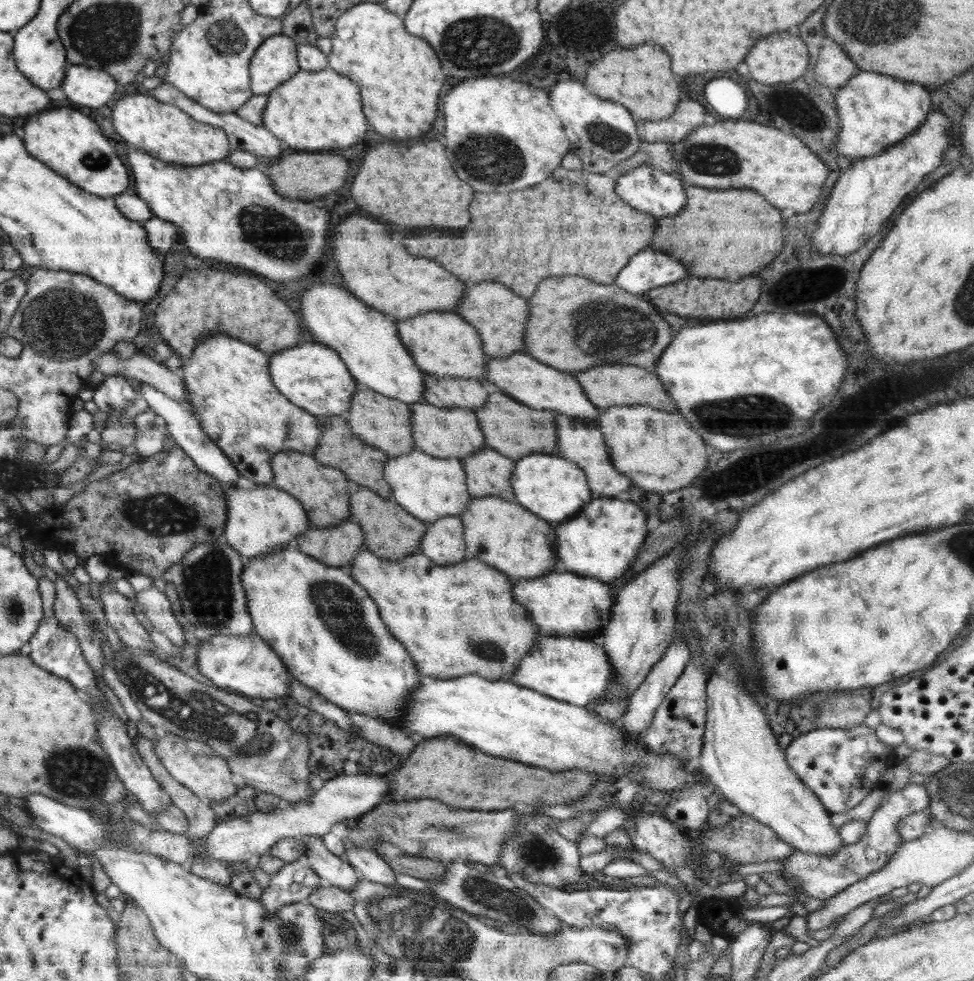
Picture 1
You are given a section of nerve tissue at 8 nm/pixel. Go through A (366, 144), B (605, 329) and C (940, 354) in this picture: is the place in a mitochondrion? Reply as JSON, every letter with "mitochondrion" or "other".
{"A":"other","B":"mitochondrion","C":"other"}

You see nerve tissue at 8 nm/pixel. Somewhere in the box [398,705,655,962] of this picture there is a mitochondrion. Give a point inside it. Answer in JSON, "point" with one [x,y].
{"point":[485,892]}

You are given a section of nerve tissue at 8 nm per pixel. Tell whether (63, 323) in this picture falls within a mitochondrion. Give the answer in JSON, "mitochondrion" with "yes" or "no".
{"mitochondrion":"yes"}

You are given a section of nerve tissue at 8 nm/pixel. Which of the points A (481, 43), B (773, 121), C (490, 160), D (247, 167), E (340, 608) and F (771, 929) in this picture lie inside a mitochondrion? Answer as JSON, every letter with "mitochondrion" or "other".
{"A":"mitochondrion","B":"other","C":"mitochondrion","D":"other","E":"mitochondrion","F":"other"}

